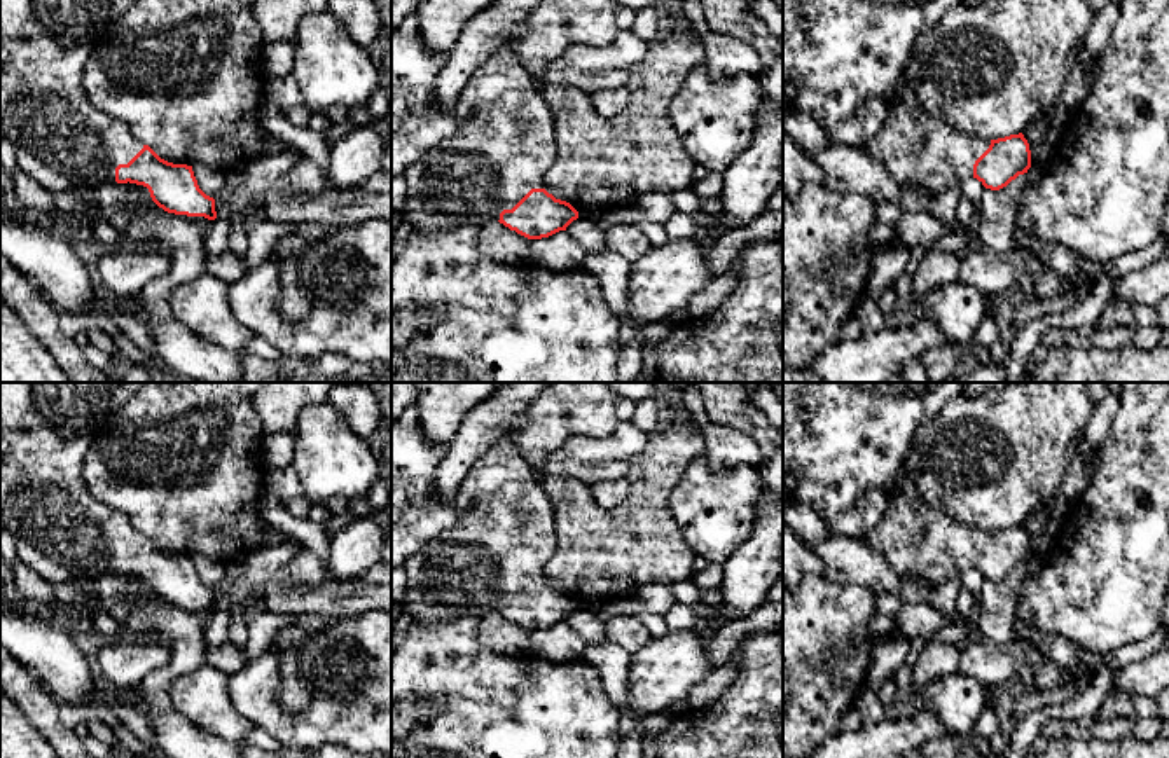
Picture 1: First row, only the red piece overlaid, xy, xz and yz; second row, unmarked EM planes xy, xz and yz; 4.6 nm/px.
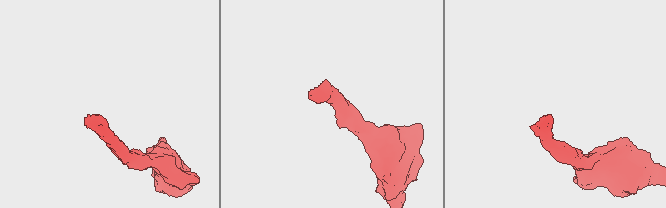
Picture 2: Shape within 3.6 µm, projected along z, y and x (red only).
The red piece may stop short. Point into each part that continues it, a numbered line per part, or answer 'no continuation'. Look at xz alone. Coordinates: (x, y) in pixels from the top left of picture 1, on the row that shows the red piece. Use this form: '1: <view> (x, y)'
1: xz (504, 145)

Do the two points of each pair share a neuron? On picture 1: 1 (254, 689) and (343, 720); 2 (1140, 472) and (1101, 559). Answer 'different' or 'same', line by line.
1: same
2: same

